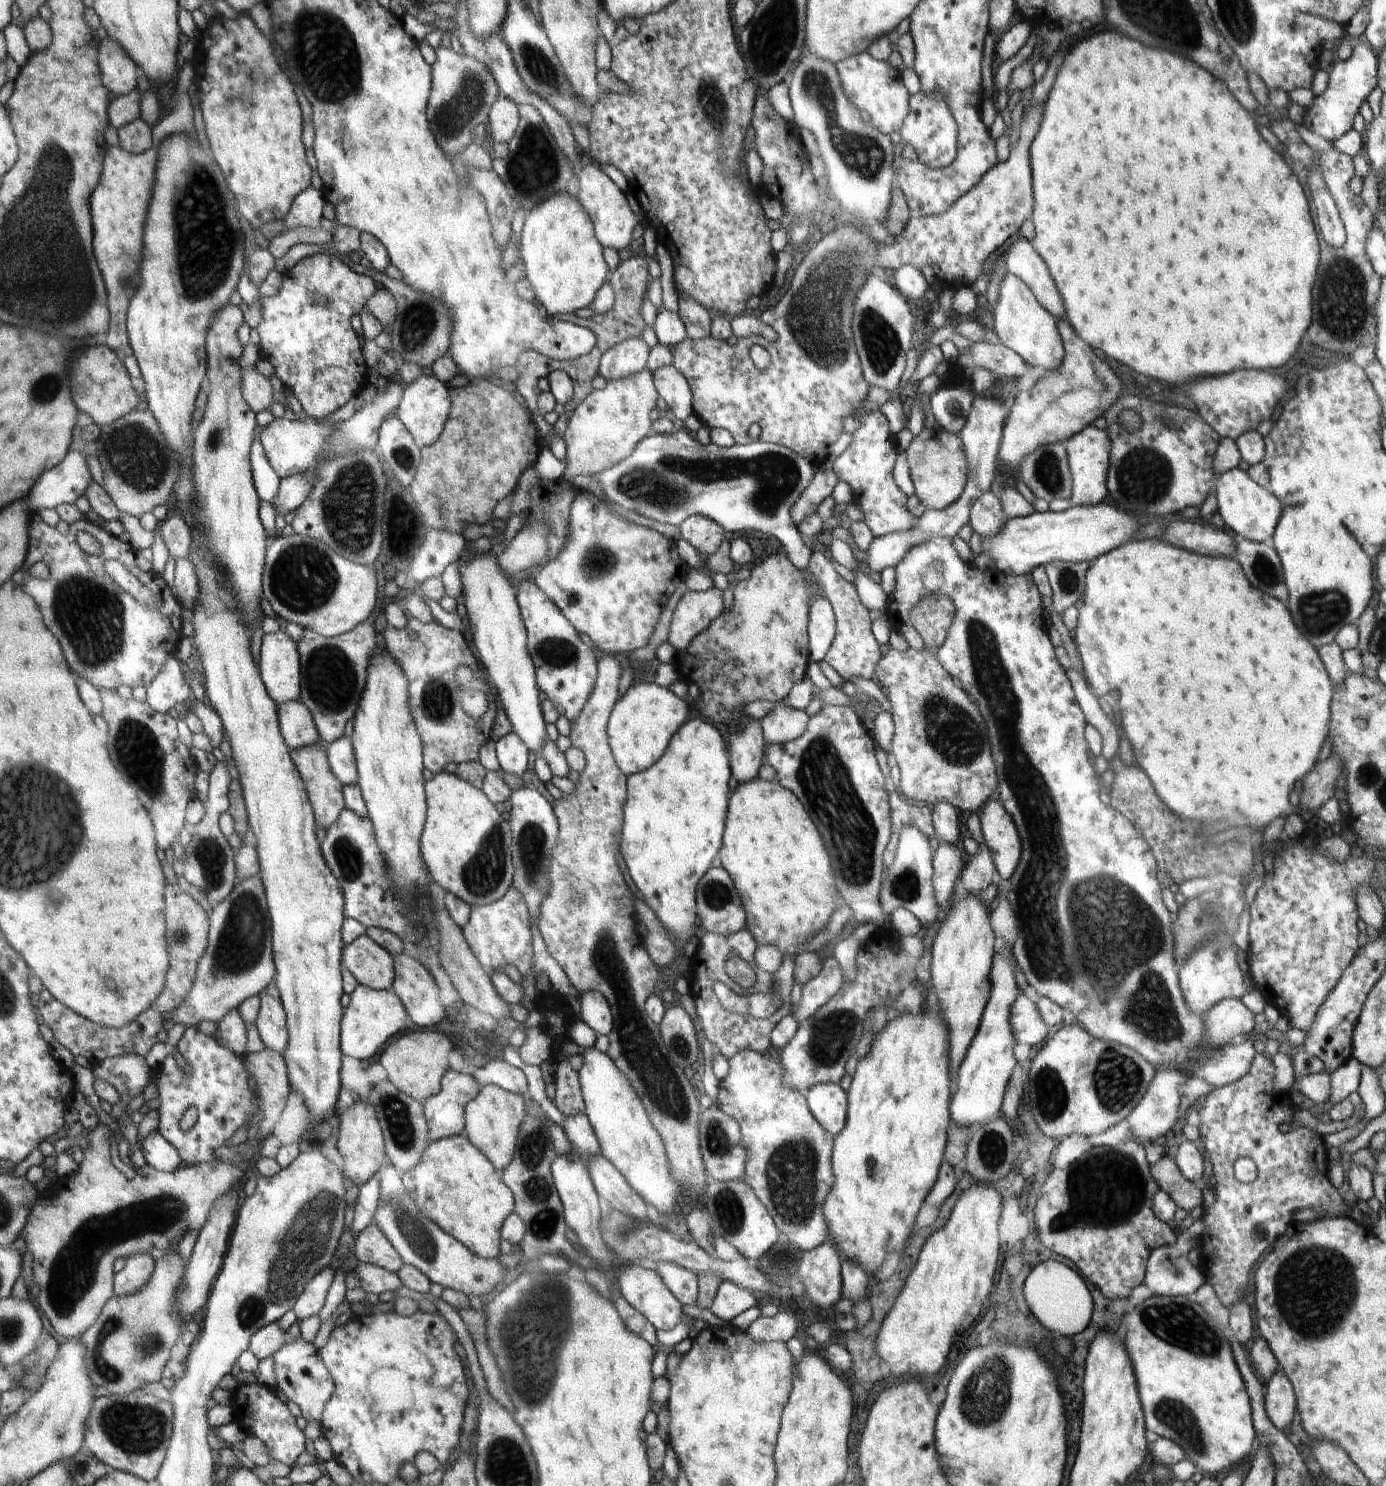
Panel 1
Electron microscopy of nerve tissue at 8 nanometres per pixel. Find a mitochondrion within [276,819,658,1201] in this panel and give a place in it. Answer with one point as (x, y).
(483, 874)

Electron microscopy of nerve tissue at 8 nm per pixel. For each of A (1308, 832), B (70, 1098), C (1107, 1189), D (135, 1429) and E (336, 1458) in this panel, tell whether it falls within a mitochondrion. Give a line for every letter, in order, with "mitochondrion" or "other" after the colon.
A: other
B: other
C: mitochondrion
D: mitochondrion
E: other

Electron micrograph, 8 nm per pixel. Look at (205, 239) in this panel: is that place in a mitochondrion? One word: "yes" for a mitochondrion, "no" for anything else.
yes

